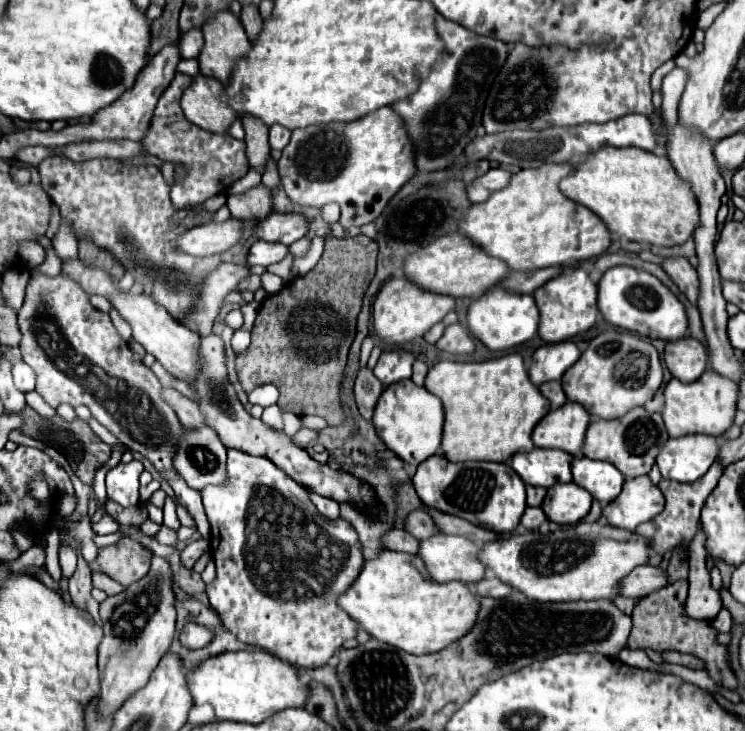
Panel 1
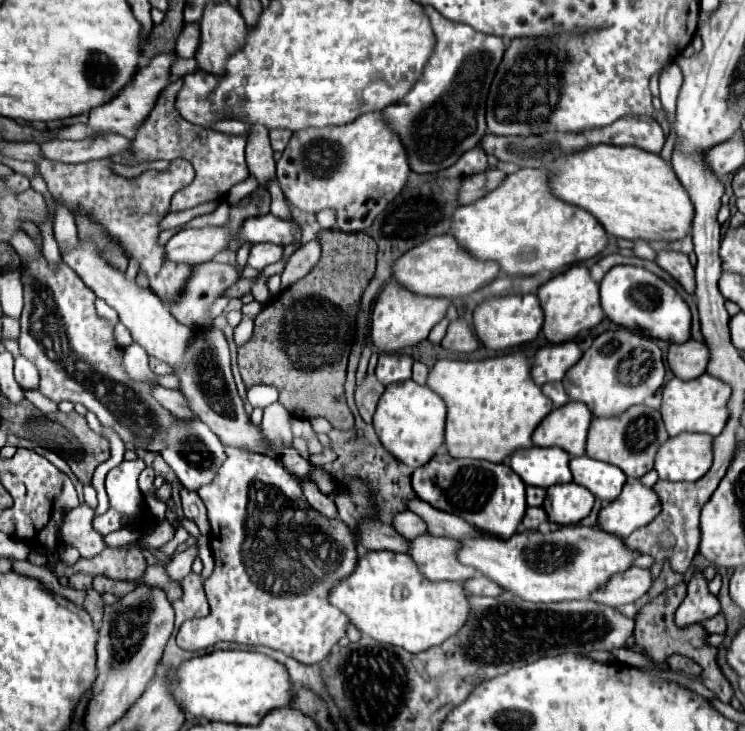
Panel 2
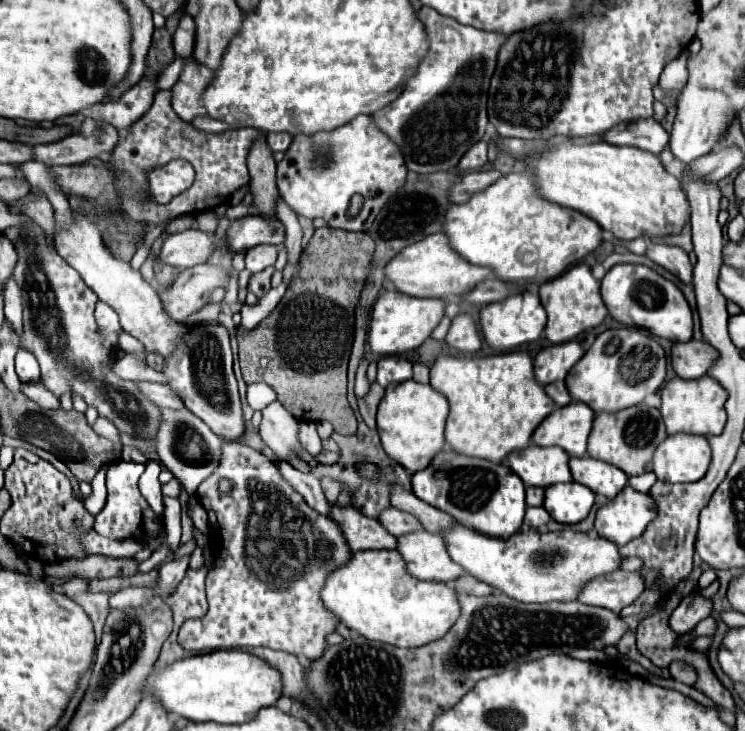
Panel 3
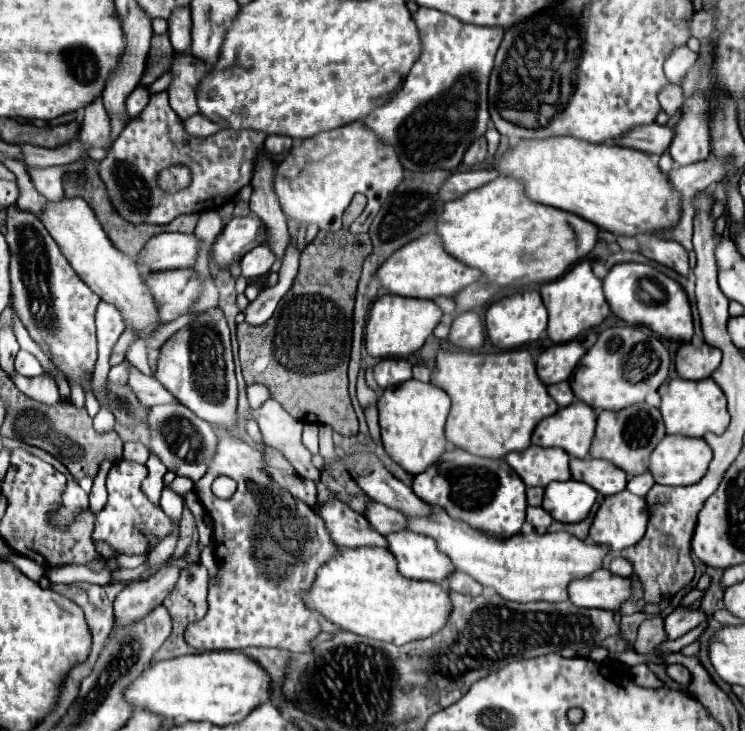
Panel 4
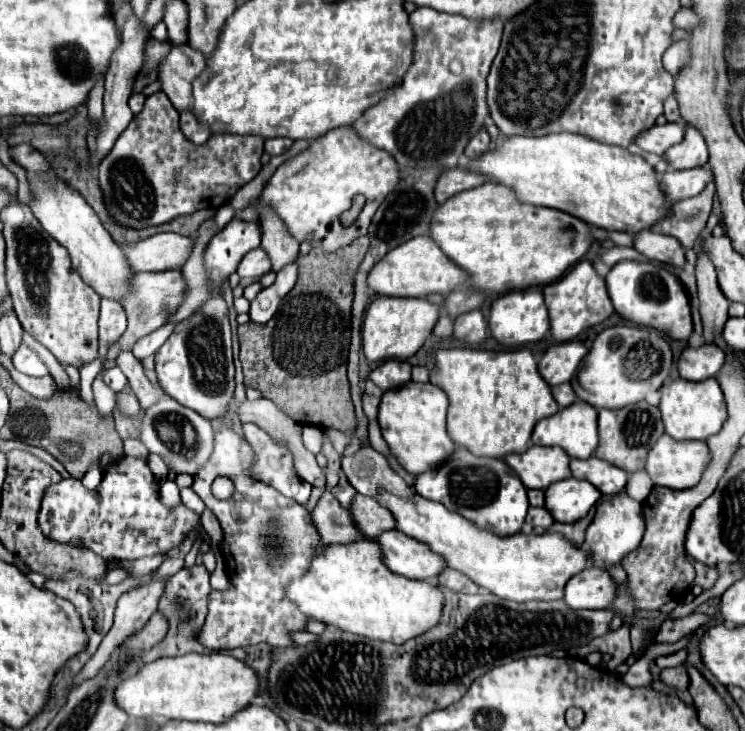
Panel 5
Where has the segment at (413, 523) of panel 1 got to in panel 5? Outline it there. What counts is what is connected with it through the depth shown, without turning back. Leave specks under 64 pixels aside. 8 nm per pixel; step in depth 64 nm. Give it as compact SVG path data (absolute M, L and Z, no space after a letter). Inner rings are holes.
M358 494L354 498L350 512L352 512L352 518L356 520L356 524L360 526L360 530L368 538L376 538L382 532L396 528L396 520L394 520L392 512L386 510L382 504L378 504L378 500L374 500L370 496Z

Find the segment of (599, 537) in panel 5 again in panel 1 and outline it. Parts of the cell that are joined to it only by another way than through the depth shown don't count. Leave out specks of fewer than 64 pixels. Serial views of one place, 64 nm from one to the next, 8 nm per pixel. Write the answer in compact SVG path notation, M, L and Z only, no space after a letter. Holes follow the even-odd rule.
M648 476L628 478L622 492L604 508L604 516L612 526L634 530L640 522L648 522L652 516L664 510L664 496Z

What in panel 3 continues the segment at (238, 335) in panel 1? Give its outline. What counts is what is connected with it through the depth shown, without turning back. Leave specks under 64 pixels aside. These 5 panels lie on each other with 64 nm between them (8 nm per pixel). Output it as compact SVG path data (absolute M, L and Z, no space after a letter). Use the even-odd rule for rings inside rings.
M282 282L278 288L272 288L262 300L258 300L258 304L242 306L242 310L240 310L242 322L240 322L238 330L240 328L244 332L252 330L260 320L264 320L264 316L268 316L268 312L272 312L272 308L276 308L276 304L280 302L280 296L284 296L284 292L286 292L286 284Z

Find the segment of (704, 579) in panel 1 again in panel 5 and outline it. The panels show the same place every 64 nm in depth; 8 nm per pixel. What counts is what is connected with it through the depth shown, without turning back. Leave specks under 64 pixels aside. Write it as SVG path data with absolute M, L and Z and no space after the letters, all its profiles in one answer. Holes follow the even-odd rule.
M690 614L690 616L684 616L684 618L668 618L662 622L660 630L658 630L658 636L656 636L656 642L676 642L680 638L684 638L686 634L694 632L696 628L700 628L702 624L706 624L710 618L704 616L704 614Z

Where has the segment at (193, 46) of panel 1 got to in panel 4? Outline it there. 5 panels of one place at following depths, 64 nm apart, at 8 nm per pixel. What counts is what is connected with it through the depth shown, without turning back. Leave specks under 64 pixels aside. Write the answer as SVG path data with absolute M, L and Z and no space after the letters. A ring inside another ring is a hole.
M176 8L172 16L168 18L168 30L170 30L170 40L174 46L176 54L190 52L190 30L192 30L192 20L190 20L190 8Z

